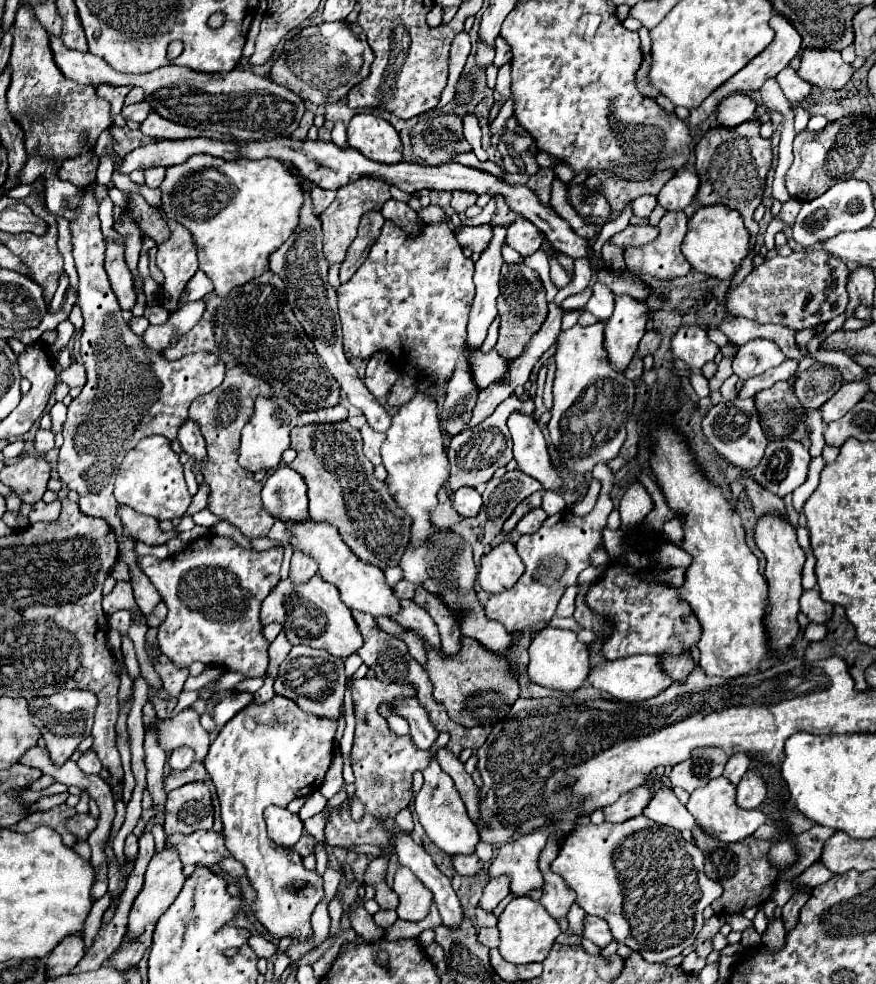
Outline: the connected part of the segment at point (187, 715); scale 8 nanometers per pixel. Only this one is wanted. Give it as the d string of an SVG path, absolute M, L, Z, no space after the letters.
M147 702L143 707L143 725L157 733L157 741L167 753L187 745L195 751L195 761L203 763L203 759L207 757L211 737L201 727L199 715L193 709L183 709L173 717L160 719L153 705Z

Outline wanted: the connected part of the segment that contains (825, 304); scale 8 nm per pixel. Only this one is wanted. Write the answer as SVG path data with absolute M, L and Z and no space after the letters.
M823 249L797 251L789 257L775 255L755 267L745 281L727 293L727 313L757 323L781 323L791 329L809 329L841 315L847 307L849 269Z

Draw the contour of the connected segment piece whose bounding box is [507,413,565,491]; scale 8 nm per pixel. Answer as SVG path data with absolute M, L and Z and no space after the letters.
M515 413L507 425L513 437L513 453L519 463L519 471L537 479L545 491L561 491L565 487L563 479L549 459L545 437L533 417Z

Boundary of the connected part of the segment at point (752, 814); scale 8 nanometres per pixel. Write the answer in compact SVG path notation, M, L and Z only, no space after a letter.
M725 777L711 779L705 787L693 791L691 799L687 803L687 809L705 833L709 833L709 835L713 835L713 837L717 837L719 841L725 841L725 843L742 841L745 837L753 835L759 825L765 823L761 811L745 811L745 809L737 807L736 787Z

